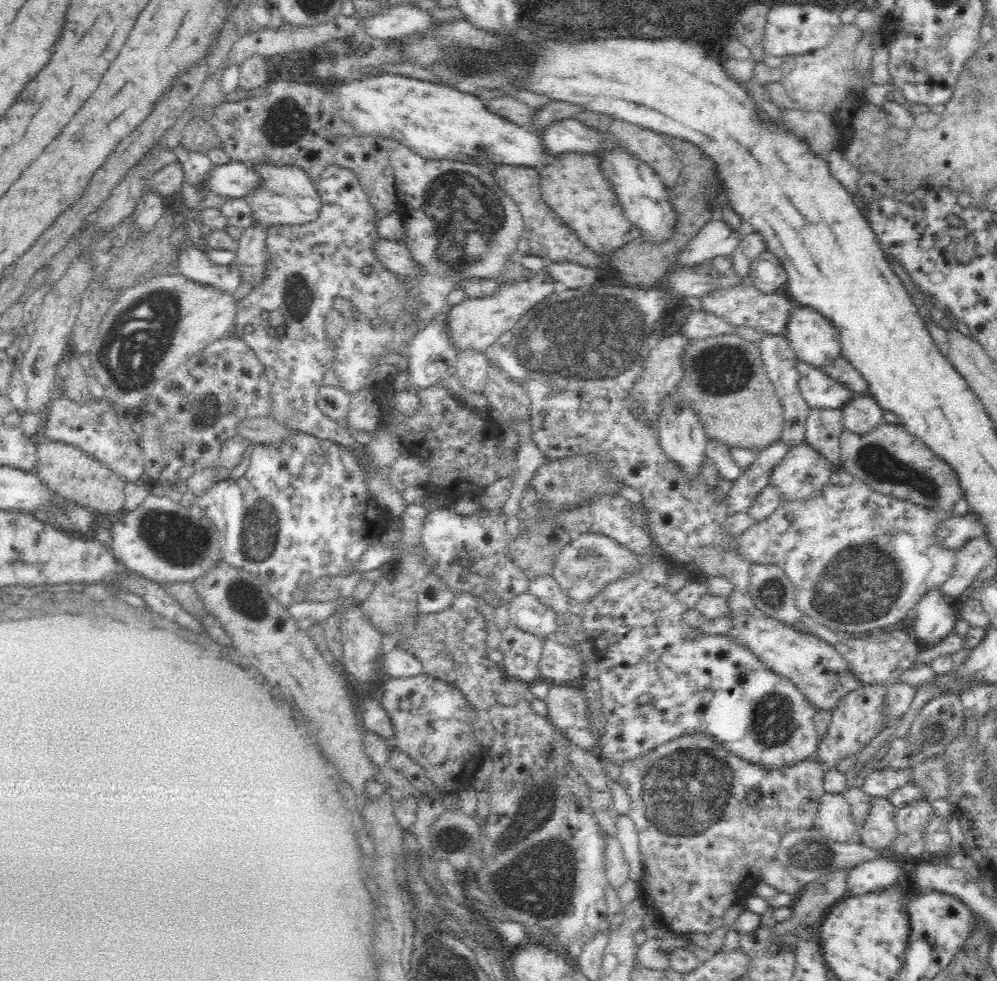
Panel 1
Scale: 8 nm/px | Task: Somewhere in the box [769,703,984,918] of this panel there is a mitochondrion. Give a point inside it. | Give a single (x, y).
(805, 852)

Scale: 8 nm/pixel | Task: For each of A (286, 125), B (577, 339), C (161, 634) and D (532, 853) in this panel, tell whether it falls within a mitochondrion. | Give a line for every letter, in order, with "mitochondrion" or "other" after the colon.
A: mitochondrion
B: mitochondrion
C: other
D: mitochondrion

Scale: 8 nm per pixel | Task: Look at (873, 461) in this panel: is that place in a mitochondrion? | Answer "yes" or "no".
yes

